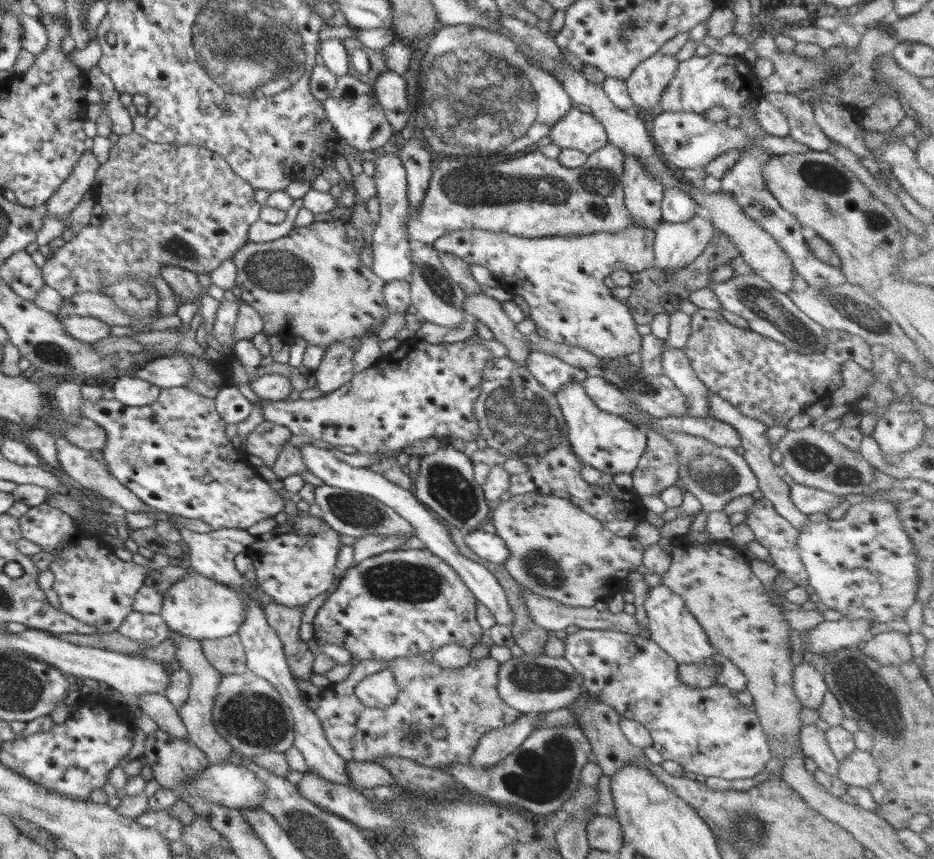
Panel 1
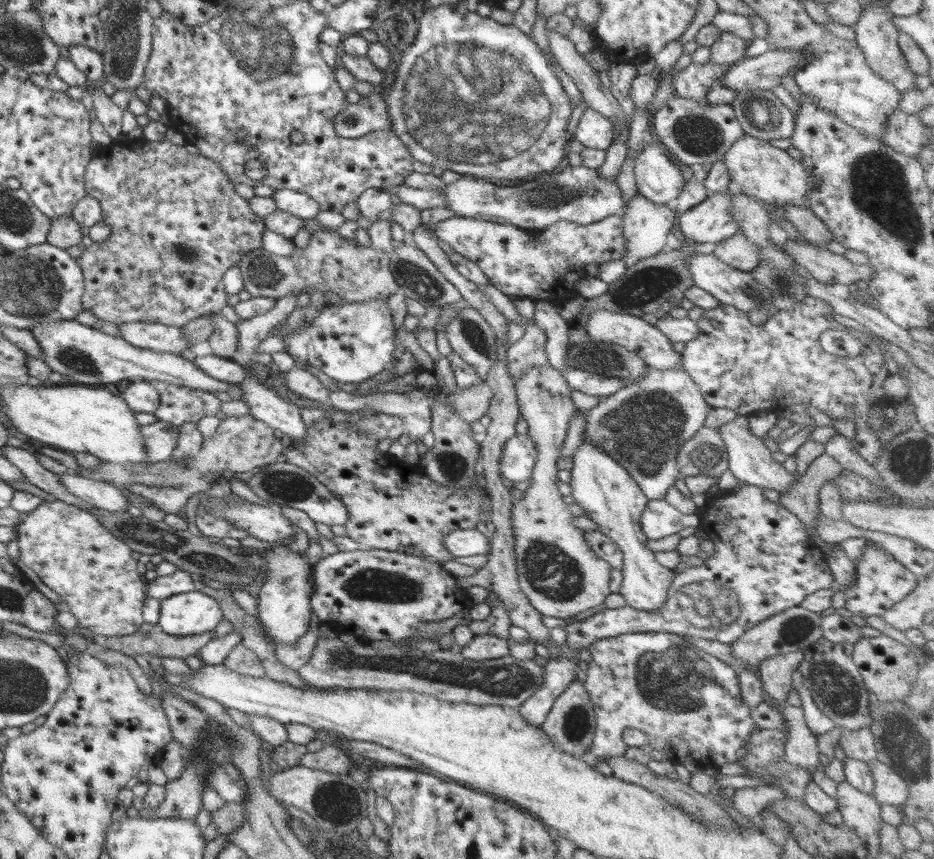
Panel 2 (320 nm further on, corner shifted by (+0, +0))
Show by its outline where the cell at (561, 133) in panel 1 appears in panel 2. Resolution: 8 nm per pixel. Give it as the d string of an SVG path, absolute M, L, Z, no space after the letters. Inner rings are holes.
M586 107L572 138L586 148L606 150L615 140L613 124L596 110Z

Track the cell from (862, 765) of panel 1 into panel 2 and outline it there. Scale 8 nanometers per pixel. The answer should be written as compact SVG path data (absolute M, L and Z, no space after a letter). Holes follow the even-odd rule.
M877 758L867 762L874 779L873 797L880 804L900 807L909 797L908 785L903 778L887 764Z

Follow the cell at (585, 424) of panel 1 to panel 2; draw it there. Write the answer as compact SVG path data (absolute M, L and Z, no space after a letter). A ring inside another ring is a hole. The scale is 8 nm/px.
M582 438L582 444L580 444L572 459L574 466L571 470L572 482L570 487L572 487L572 497L576 499L574 503L586 511L587 517L598 525L600 533L611 538L622 550L623 567L621 571L624 580L619 594L624 597L628 606L638 610L645 610L648 614L657 615L659 608L668 600L667 593L676 572L662 566L645 543L647 536L642 532L642 526L638 521L640 521L640 515L646 509L646 504L649 502L648 498L642 494L640 486L630 477L630 474L622 466L618 465L618 462L608 457L594 441Z

